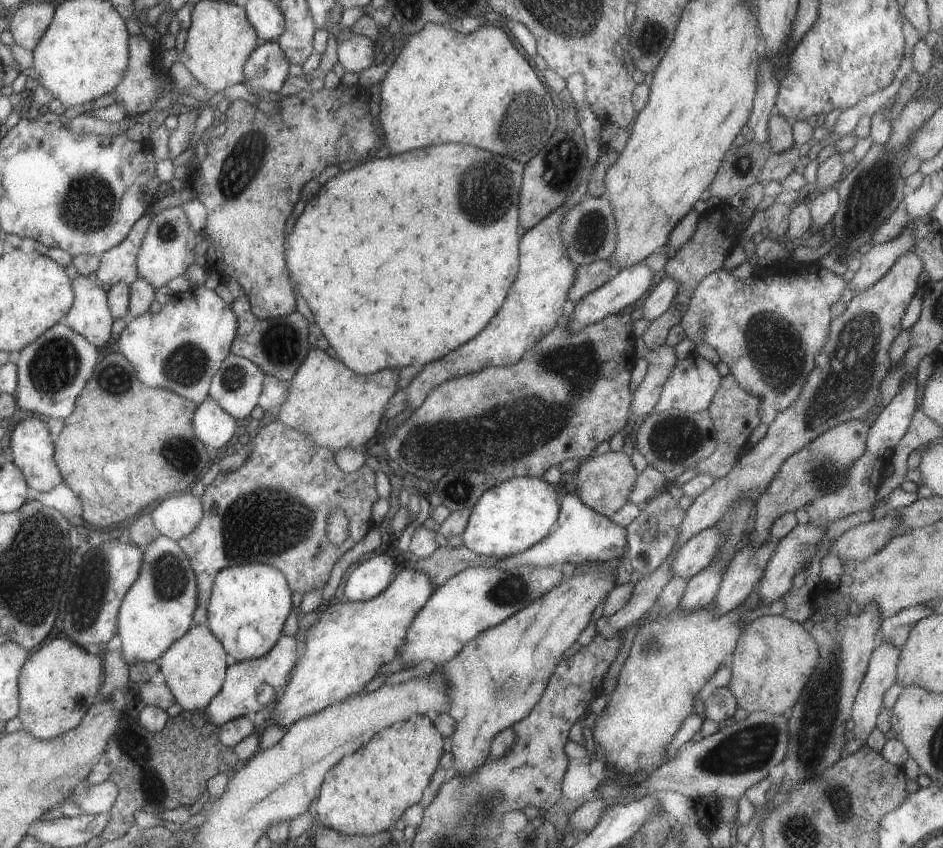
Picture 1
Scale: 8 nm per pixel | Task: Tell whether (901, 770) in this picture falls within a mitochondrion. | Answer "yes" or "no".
no

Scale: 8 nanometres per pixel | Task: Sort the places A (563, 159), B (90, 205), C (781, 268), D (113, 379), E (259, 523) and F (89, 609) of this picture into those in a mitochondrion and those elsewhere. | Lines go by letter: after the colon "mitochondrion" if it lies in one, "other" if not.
A: mitochondrion
B: mitochondrion
C: other
D: mitochondrion
E: mitochondrion
F: mitochondrion

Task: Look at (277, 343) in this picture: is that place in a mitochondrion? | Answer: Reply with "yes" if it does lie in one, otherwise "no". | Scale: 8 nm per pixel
yes

